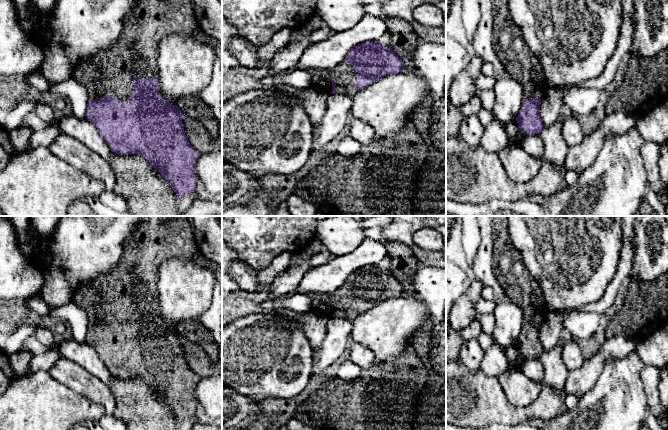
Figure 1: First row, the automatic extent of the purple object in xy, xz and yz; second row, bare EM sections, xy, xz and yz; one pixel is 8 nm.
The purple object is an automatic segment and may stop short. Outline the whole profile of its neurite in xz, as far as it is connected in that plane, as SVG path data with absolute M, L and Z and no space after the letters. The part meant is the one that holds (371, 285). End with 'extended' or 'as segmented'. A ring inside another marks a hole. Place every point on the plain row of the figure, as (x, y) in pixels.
M368 265L353 271L333 293L308 296L312 301L311 311L317 315L352 321L380 302L404 293L404 286L391 270Z | extended

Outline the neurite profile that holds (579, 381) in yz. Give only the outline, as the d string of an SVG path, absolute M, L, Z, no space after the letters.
M618 335L606 339L580 368L567 372L564 393L581 397L593 388L608 359L622 359L634 349L636 342L629 337Z

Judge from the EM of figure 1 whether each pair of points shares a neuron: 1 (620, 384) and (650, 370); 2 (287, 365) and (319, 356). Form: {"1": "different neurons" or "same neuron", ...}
{"1": "different neurons", "2": "different neurons"}

